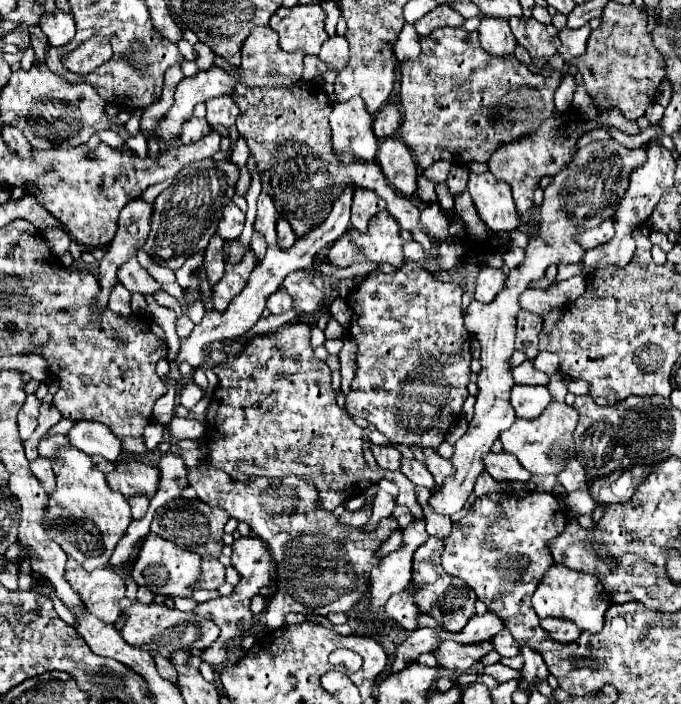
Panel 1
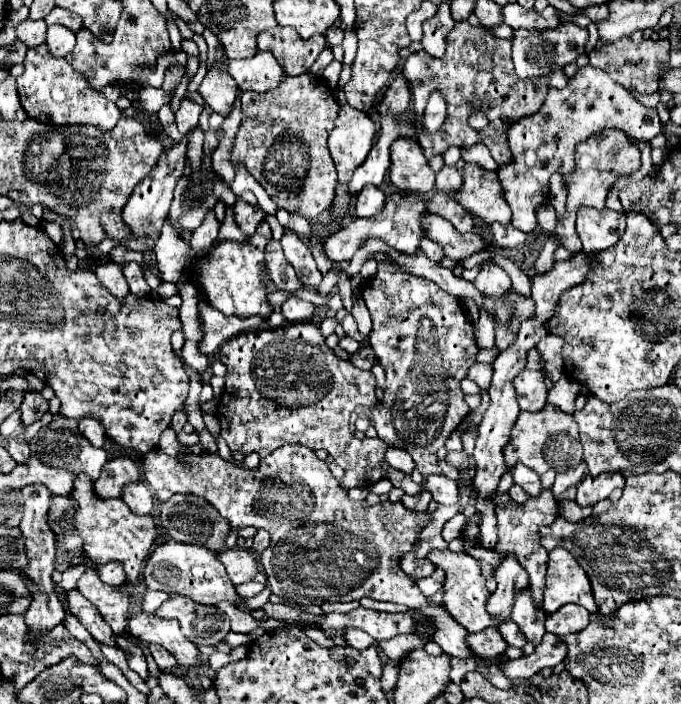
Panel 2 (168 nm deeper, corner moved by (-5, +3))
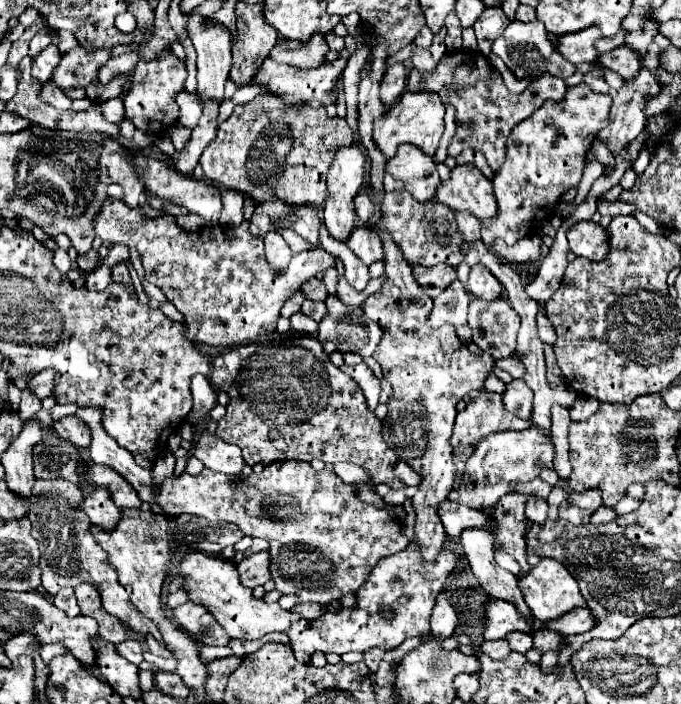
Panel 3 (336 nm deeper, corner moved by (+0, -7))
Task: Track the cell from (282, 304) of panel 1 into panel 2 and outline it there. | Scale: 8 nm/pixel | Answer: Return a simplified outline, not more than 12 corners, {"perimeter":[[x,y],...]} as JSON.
{"perimeter":[[290,298],[282,304],[288,320],[310,320],[314,304]]}

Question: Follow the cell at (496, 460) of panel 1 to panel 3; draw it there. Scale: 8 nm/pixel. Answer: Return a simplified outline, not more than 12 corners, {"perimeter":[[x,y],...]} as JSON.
{"perimeter":[[529,496],[525,514],[533,524],[545,524],[547,502]]}

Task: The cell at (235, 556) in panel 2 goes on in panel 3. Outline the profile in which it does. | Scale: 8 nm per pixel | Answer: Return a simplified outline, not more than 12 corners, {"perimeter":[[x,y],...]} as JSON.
{"perimeter":[[269,552],[251,554],[237,572],[247,588],[271,578]]}

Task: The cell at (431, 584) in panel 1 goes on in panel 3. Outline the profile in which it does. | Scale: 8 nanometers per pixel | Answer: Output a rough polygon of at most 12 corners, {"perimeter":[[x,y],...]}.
{"perimeter":[[487,602],[485,640],[509,632],[537,632],[543,622],[527,622],[511,602]]}

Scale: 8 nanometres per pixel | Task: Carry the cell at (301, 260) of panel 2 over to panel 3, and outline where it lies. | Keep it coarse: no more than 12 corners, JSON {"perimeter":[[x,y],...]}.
{"perimeter":[[317,278],[303,282],[301,292],[309,300],[329,296],[327,288]]}

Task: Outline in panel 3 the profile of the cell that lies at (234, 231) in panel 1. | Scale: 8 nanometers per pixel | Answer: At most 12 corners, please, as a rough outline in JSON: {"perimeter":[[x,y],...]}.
{"perimeter":[[279,198],[255,206],[251,234],[289,228],[317,244],[321,218],[313,206]]}

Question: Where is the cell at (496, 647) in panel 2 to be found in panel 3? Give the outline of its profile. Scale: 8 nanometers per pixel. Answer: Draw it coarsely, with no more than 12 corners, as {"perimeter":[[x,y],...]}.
{"perimeter":[[487,640],[481,652],[495,660],[507,658],[511,650],[505,640]]}

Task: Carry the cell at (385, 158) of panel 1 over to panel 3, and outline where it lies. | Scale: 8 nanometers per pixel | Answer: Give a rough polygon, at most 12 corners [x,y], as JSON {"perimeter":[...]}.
{"perimeter":[[401,144],[385,164],[385,192],[427,202],[439,182],[433,158]]}

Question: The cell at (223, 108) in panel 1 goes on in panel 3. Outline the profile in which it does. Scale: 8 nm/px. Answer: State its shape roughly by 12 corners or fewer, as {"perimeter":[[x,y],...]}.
{"perimeter":[[187,16],[199,96],[223,100],[231,34],[215,18]]}

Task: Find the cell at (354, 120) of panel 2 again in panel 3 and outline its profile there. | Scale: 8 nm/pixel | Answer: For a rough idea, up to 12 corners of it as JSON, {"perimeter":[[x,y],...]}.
{"perimeter":[[335,154],[327,176],[323,222],[347,242],[355,226],[353,198],[363,186],[365,154]]}

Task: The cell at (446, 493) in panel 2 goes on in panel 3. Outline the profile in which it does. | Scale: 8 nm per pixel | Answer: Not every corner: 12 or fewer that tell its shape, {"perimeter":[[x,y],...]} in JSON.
{"perimeter":[[449,500],[439,508],[445,532],[467,528],[495,532],[493,516]]}

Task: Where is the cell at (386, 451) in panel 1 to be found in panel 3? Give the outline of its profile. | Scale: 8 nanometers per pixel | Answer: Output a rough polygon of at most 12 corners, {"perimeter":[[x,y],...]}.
{"perimeter":[[405,460],[395,464],[395,474],[405,486],[419,486],[421,476]]}

